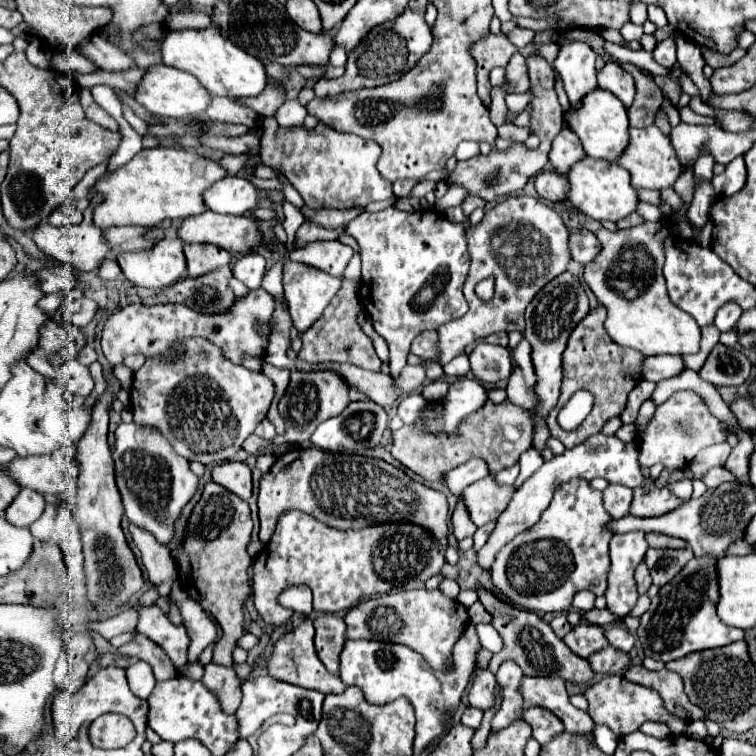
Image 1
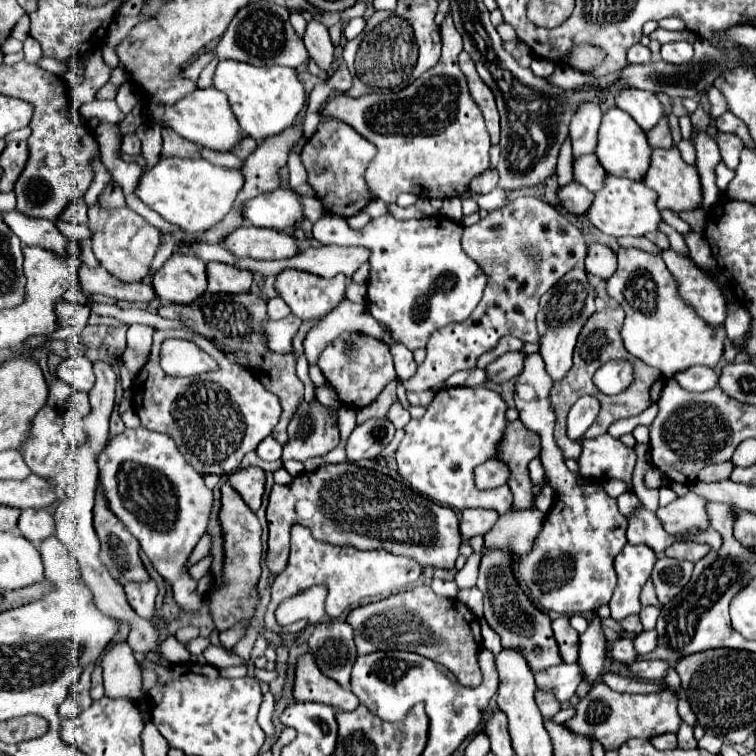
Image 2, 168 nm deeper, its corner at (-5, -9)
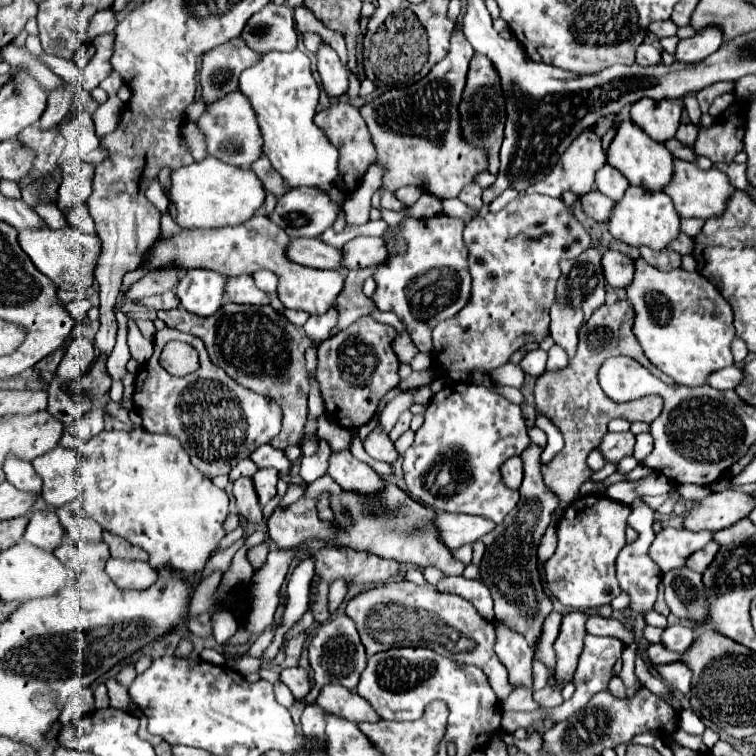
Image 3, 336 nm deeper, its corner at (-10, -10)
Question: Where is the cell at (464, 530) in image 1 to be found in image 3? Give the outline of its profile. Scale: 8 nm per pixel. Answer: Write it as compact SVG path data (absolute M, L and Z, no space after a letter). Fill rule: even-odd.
M530 444L530 448L522 452L524 482L520 486L520 502L514 508L514 512L510 512L504 518L502 524L498 524L490 534L482 538L482 542L478 540L472 544L471 561L477 566L480 565L482 582L492 592L496 618L512 626L516 632L520 632L530 642L530 646L538 642L538 636L542 632L542 622L552 612L552 600L544 594L536 550L540 538L544 536L550 524L550 516L560 502L558 496L542 480L540 454L542 450L536 444ZM485 551L486 558L483 558Z

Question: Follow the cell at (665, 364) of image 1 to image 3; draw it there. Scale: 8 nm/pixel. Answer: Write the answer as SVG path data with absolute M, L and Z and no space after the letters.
M740 366L722 368L722 370L714 372L708 380L708 384L718 390L734 390L738 386L738 382L742 382L742 368Z

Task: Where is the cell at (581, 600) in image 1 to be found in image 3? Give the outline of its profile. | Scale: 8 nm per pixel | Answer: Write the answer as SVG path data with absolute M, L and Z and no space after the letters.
M588 634L586 640L584 640L582 656L580 656L580 660L578 660L578 668L576 668L576 672L574 672L574 680L572 680L574 686L576 686L574 696L572 696L570 700L566 700L564 704L552 708L552 710L538 708L538 710L532 710L532 712L504 712L504 714L502 714L502 728L504 728L504 732L510 732L510 734L512 734L518 726L520 726L520 728L532 728L536 722L544 722L544 720L562 722L562 720L570 718L574 712L578 712L582 706L586 706L588 700L590 700L594 694L598 694L598 692L602 692L602 690L608 688L610 678L614 678L614 676L620 672L616 666L622 662L622 660L620 660L622 650L624 650L624 644L622 644L620 640L616 640L616 638L600 638L600 636Z

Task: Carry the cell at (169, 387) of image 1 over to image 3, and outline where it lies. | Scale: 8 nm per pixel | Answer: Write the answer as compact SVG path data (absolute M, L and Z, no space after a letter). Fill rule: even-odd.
M162 328L154 334L154 354L136 374L134 408L144 420L144 430L178 438L184 450L190 454L192 464L208 478L228 474L230 468L242 458L248 458L252 450L268 444L274 436L278 436L282 426L282 412L278 404L270 402L270 398L242 388L222 368L214 366L200 338L172 328ZM170 340L194 344L194 348L200 352L198 372L176 378L160 366L160 350ZM220 430L230 430L228 442L220 442Z

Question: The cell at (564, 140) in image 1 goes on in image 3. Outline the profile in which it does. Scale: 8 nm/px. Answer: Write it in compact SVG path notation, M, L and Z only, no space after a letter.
M604 164L602 170L598 170L598 174L596 174L596 188L616 202L618 202L618 198L622 198L622 194L626 192L628 186L630 186L630 182L610 164Z

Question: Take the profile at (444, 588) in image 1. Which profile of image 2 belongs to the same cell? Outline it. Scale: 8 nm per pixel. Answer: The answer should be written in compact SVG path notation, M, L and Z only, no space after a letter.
M433 579L431 589L445 599L457 599L457 593L459 593L459 587L455 581L443 581L443 579Z

